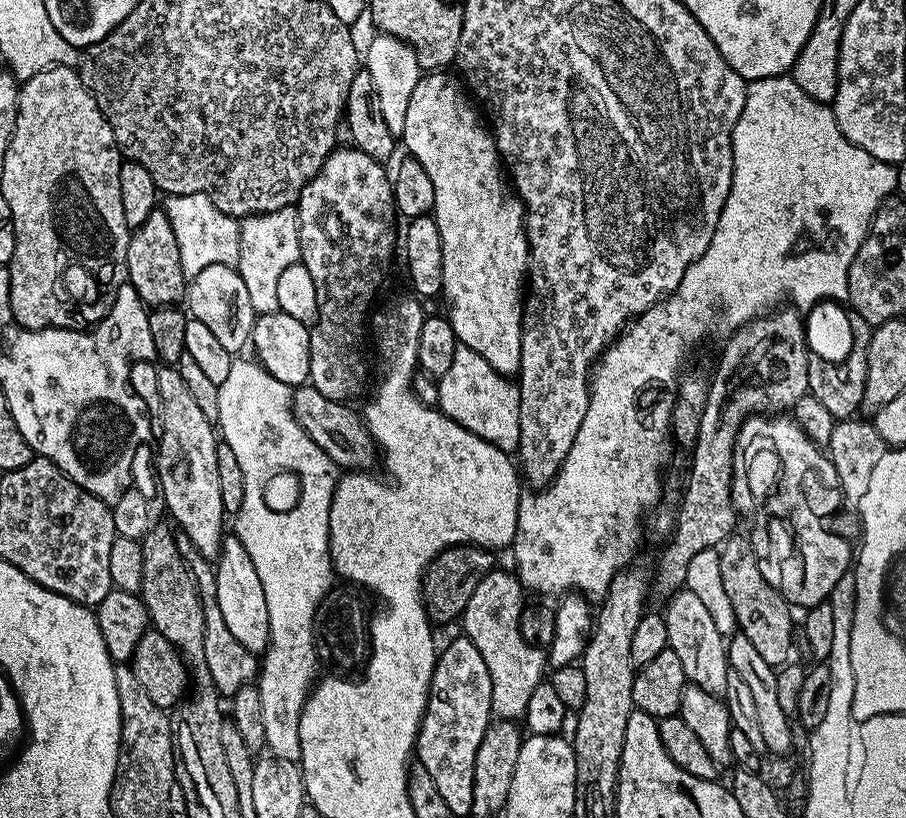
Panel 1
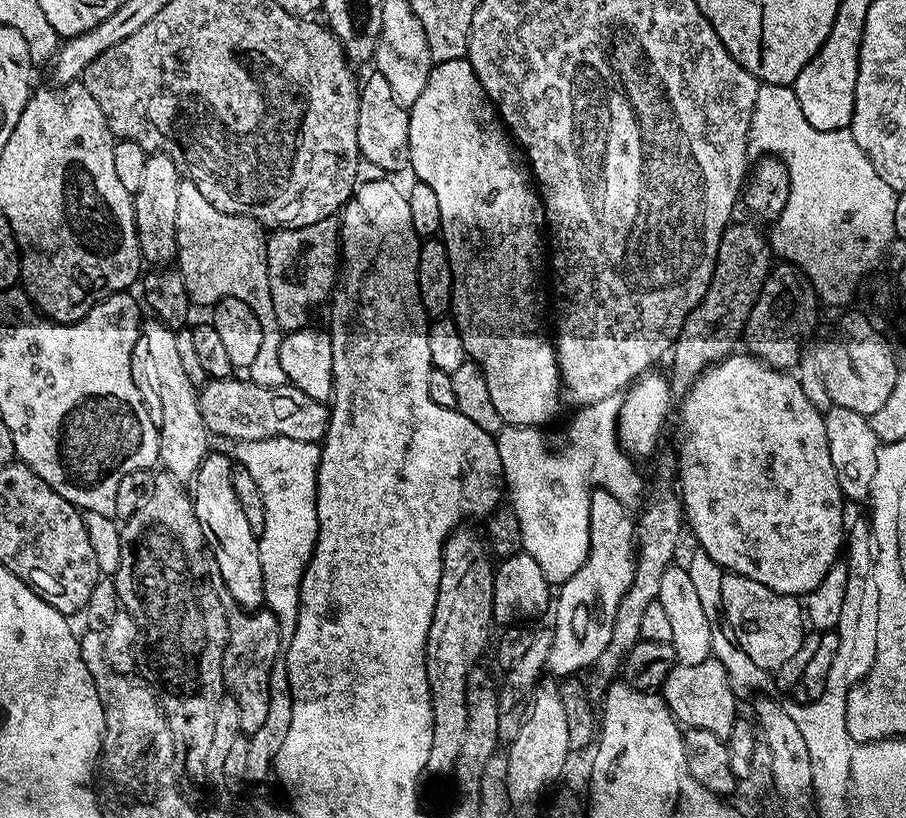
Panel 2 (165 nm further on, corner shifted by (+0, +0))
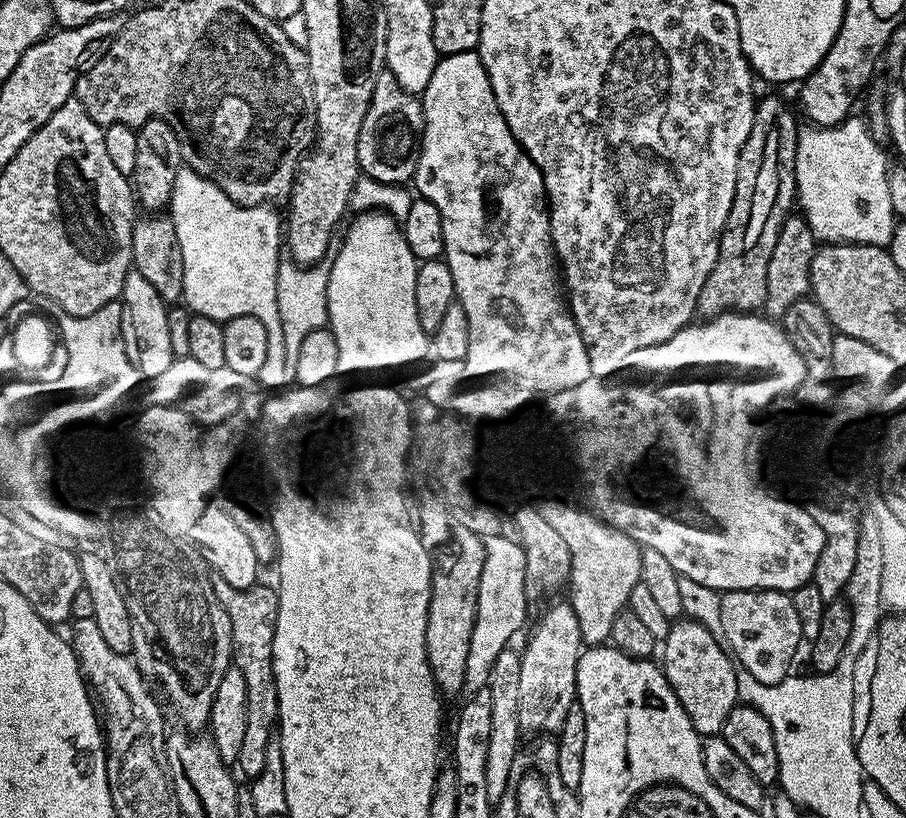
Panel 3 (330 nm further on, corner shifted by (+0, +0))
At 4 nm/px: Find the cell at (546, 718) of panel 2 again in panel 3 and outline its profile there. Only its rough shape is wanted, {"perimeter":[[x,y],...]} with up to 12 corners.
{"perimeter":[[552,604],[522,648],[520,726],[556,734],[582,651],[571,604]]}

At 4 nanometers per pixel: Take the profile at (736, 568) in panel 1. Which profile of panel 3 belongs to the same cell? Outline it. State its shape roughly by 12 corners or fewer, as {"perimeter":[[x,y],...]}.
{"perimeter":[[787,592],[721,595],[723,639],[758,682],[793,671]]}

